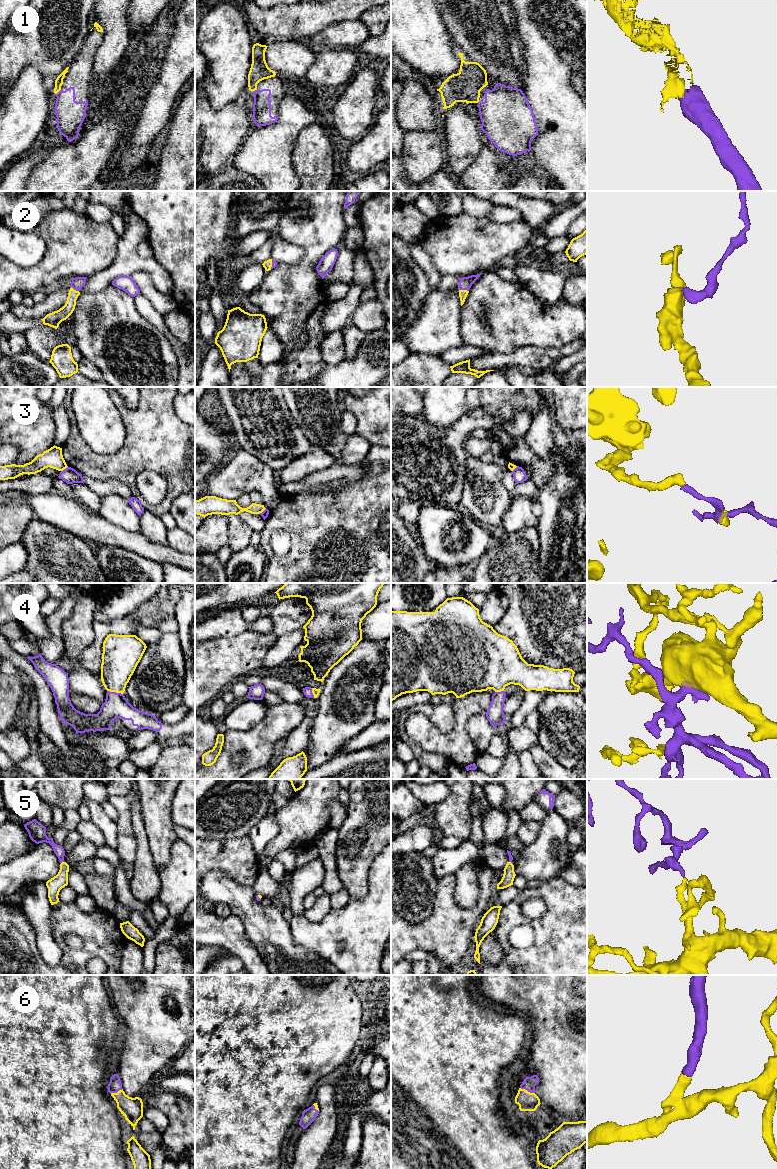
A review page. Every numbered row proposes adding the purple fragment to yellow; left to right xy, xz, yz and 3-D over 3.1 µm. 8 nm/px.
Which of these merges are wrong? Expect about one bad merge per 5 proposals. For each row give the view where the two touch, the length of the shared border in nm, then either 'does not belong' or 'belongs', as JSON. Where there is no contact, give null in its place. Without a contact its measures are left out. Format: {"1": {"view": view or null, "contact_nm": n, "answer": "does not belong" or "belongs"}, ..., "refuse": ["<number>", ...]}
{"1": {"view": "xy", "contact_nm": 60, "answer": "belongs"}, "2": {"view": "yz", "contact_nm": 80, "answer": "belongs"}, "3": {"view": "xy", "contact_nm": 70, "answer": "does not belong"}, "4": {"view": "xy", "contact_nm": 130, "answer": "belongs"}, "5": {"view": "xy", "contact_nm": 30, "answer": "belongs"}, "6": {"view": "yz", "contact_nm": 130, "answer": "belongs"}, "refuse": ["3"]}

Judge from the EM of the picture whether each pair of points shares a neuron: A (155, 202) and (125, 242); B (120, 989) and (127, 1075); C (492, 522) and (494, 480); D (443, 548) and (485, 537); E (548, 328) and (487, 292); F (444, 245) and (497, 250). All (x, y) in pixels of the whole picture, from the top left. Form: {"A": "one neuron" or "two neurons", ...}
{"A": "two neurons", "B": "one neuron", "C": "one neuron", "D": "one neuron", "E": "one neuron", "F": "one neuron"}

